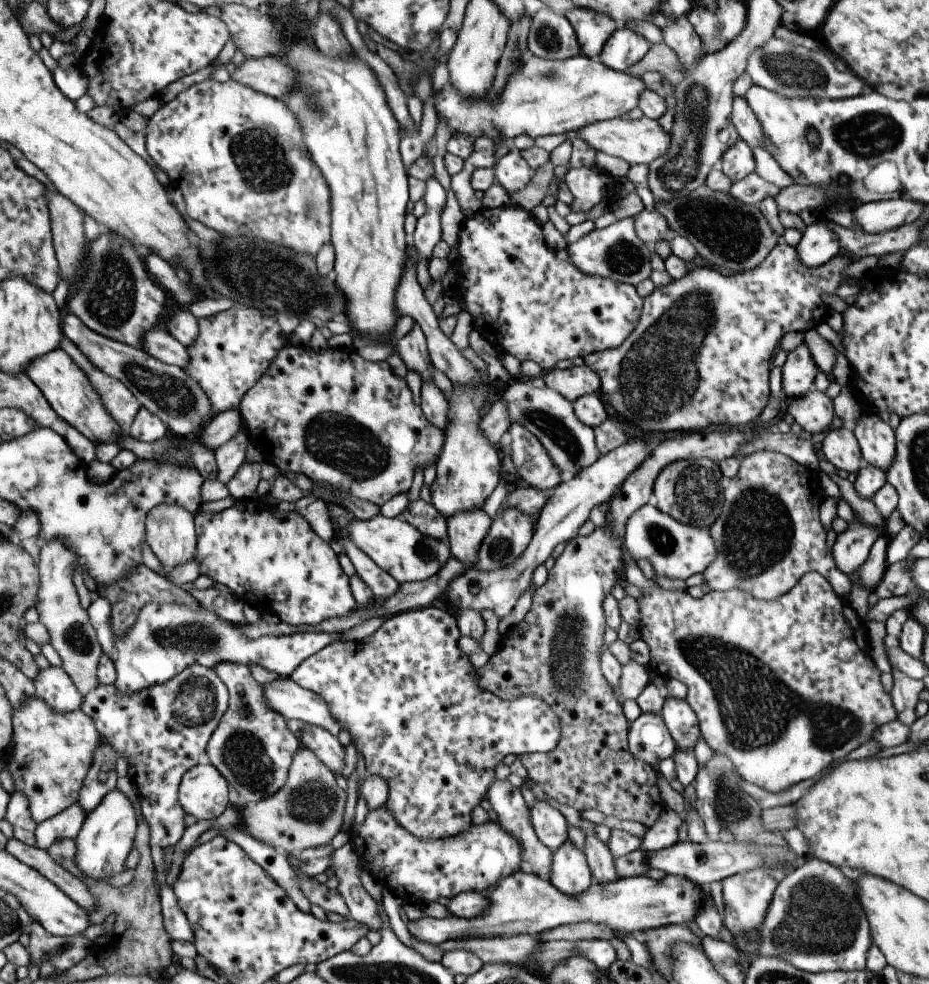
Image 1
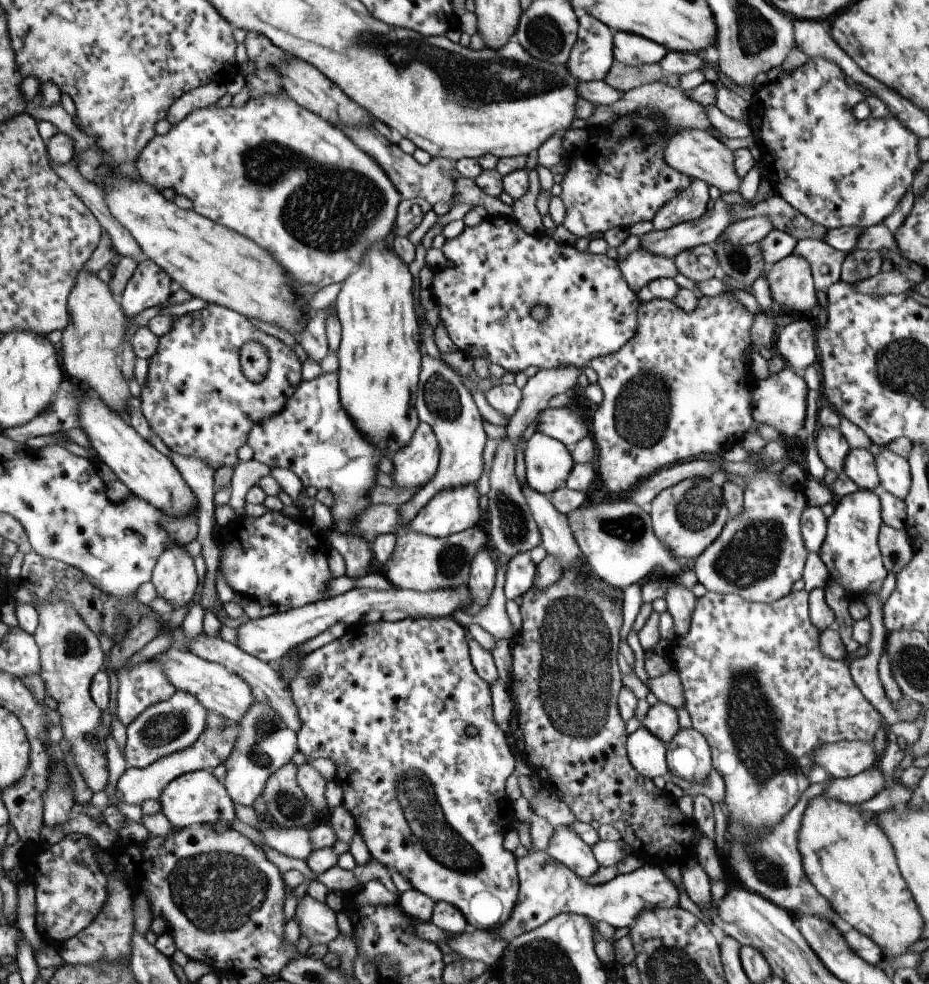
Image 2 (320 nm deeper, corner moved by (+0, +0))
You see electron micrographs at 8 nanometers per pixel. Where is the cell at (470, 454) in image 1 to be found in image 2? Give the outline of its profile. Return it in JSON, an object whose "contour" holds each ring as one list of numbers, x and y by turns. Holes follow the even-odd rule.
{"contour":[[474,484,440,492,411,522,406,532,448,537,481,522,480,498]]}

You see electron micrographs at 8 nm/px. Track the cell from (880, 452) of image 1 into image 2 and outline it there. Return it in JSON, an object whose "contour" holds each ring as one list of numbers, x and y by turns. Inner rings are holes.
{"contour":[[886,446,874,458,879,481,879,489,887,491,899,500,904,500,910,489,910,470,908,462,893,454]]}

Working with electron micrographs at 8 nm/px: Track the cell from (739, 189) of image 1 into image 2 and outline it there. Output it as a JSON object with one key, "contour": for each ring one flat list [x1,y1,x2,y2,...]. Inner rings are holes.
{"contour":[[719,198,697,220,644,233,638,238,638,244,649,254,671,258,684,250,713,244,731,221,728,205]]}

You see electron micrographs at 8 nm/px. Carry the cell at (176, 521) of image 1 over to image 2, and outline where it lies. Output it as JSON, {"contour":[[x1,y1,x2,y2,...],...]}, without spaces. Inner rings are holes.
{"contour":[[179,545,170,546,161,555,151,581,157,596,168,600,173,610,189,606,200,586,194,558]]}

